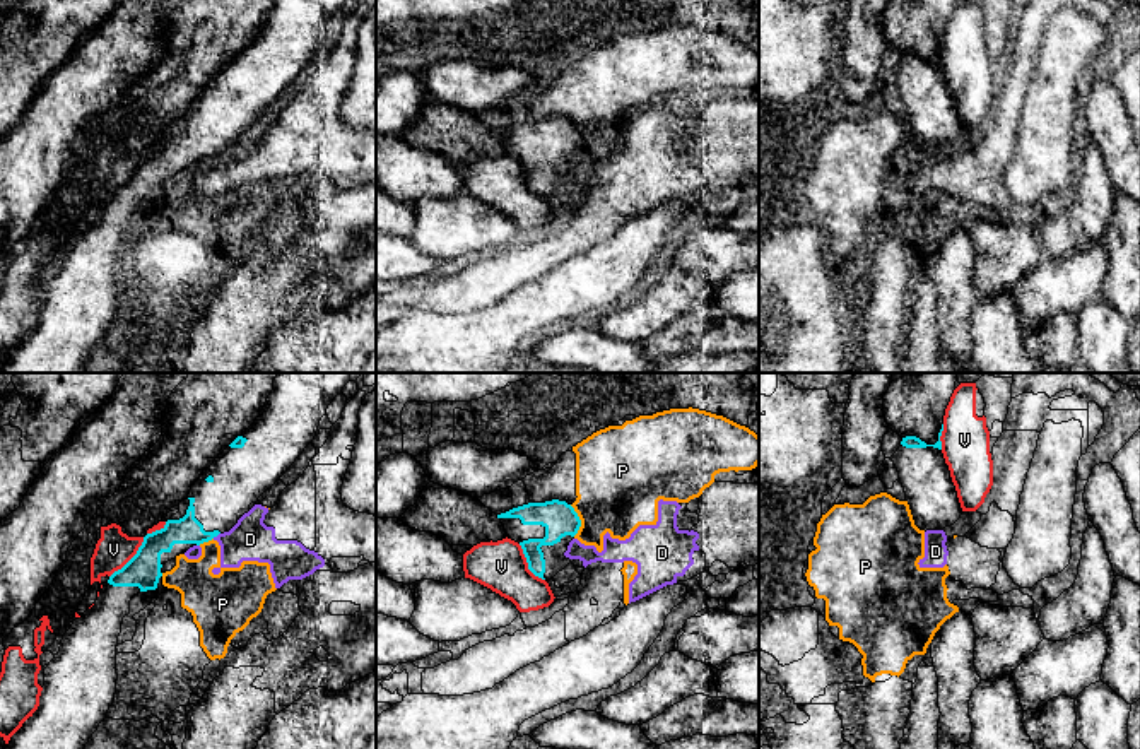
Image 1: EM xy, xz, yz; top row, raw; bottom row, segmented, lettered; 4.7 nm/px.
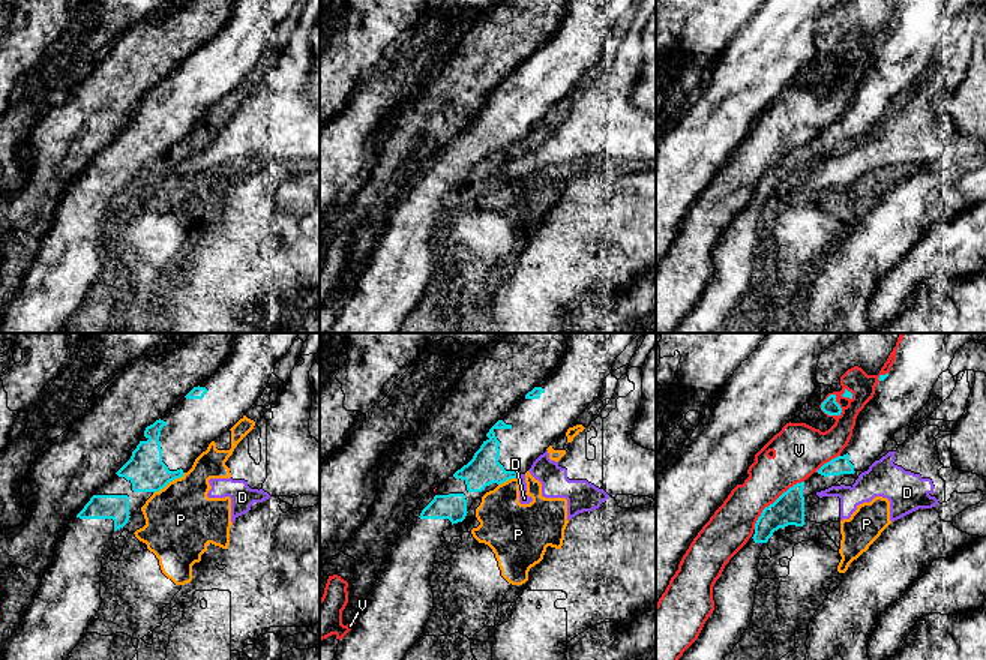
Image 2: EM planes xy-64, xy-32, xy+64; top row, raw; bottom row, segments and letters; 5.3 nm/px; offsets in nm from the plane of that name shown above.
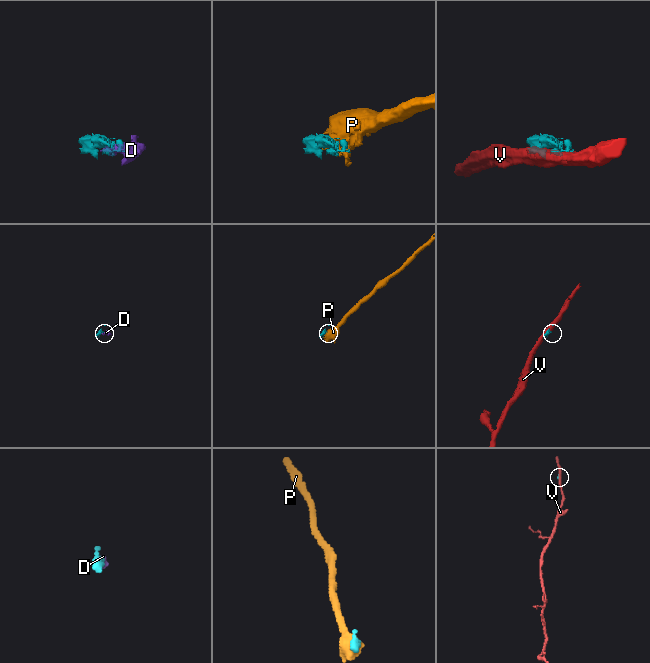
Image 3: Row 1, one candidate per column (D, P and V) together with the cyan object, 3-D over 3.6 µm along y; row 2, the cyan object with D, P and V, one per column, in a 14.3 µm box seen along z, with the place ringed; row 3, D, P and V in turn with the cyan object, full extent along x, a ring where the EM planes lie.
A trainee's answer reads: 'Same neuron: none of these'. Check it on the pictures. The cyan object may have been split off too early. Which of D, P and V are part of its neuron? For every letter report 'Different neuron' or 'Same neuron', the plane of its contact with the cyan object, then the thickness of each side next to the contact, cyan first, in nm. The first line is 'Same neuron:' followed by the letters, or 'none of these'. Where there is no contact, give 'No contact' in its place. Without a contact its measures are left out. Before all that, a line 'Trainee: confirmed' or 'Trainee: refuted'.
Trainee: confirmed
Same neuron: none of these
D: Different neuron. Touches cyan in xy. Thickness 130 nm (cyan) against 200 nm
P: Different neuron. Touches cyan in xz. Thickness 160 nm (cyan) against 400 nm
V: Different neuron. Touches cyan in xy. Thickness 160 nm (cyan) against 170 nm

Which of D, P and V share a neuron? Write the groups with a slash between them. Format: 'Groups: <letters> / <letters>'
Groups: D P / V

